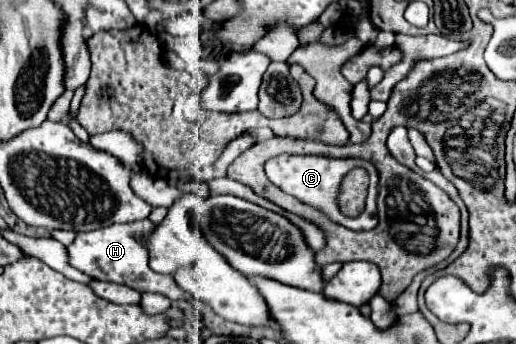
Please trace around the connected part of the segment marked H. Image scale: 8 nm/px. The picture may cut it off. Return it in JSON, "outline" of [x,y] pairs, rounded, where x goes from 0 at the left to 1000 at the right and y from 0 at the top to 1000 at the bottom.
{"outline":[[[275,637],[264,648],[213,654],[205,666],[147,677],[143,706],[128,718],[132,765],[143,782],[167,794],[174,811],[244,828],[252,840],[264,840],[267,852],[310,852],[326,863],[329,875],[357,875],[364,869],[364,858],[341,828],[333,799],[314,799],[287,776],[287,730],[264,689],[283,689],[295,666],[298,666],[298,648],[291,648],[291,637]]]}

